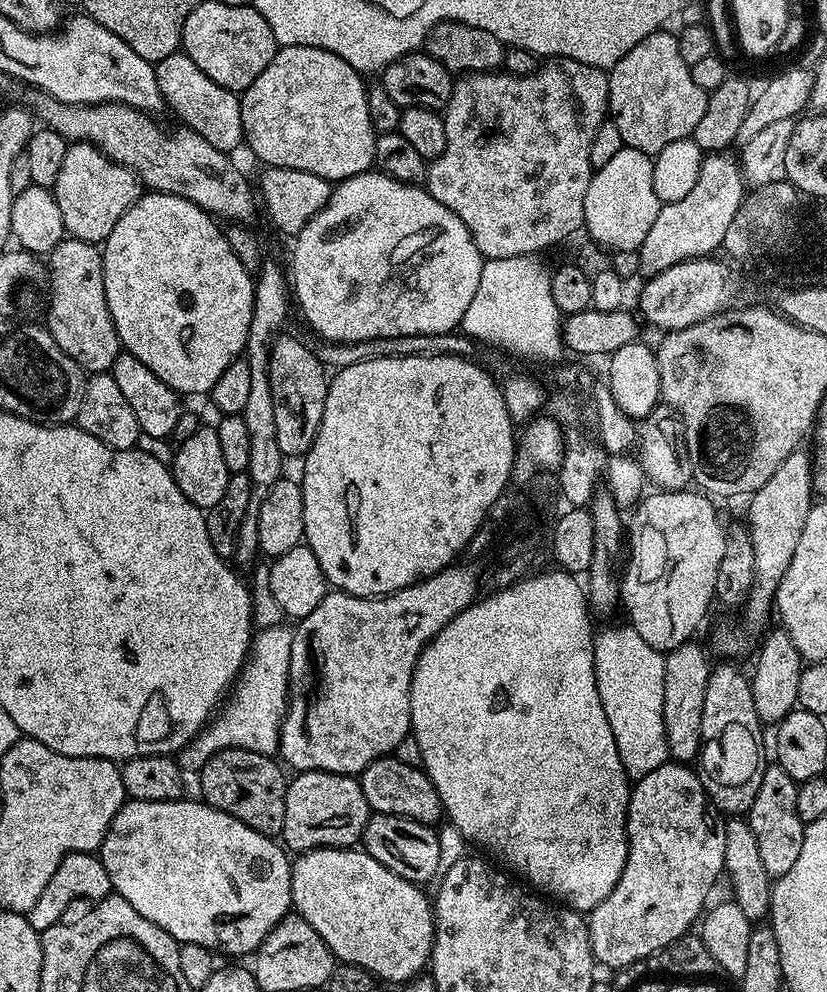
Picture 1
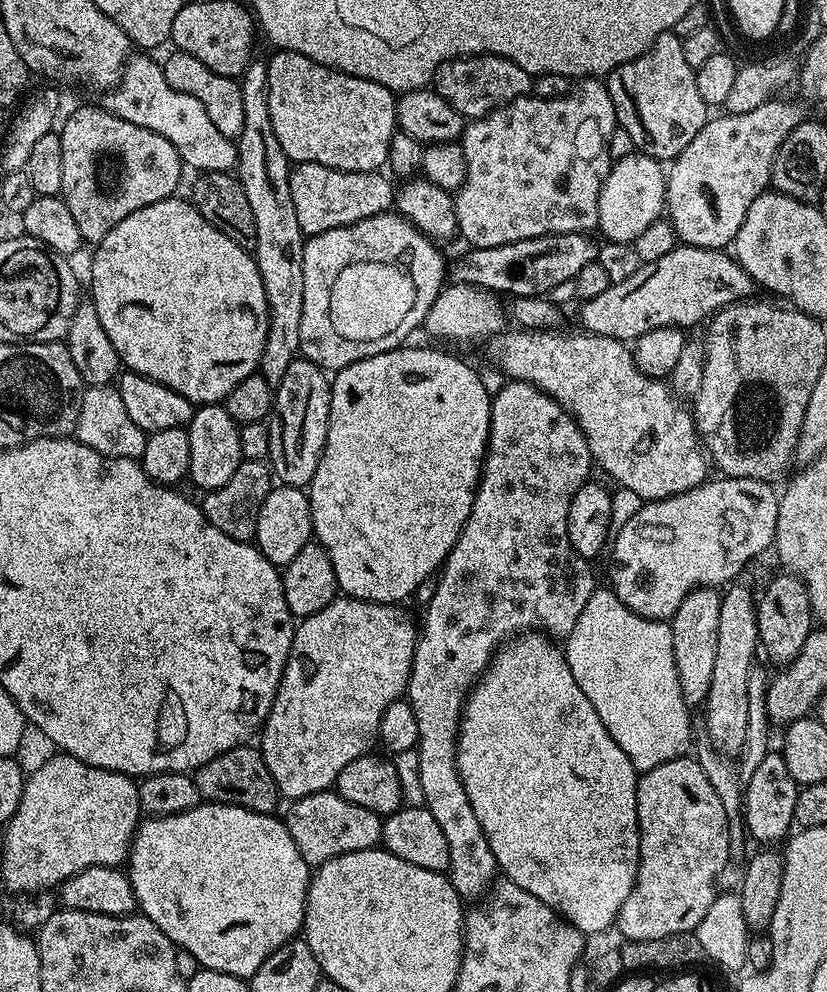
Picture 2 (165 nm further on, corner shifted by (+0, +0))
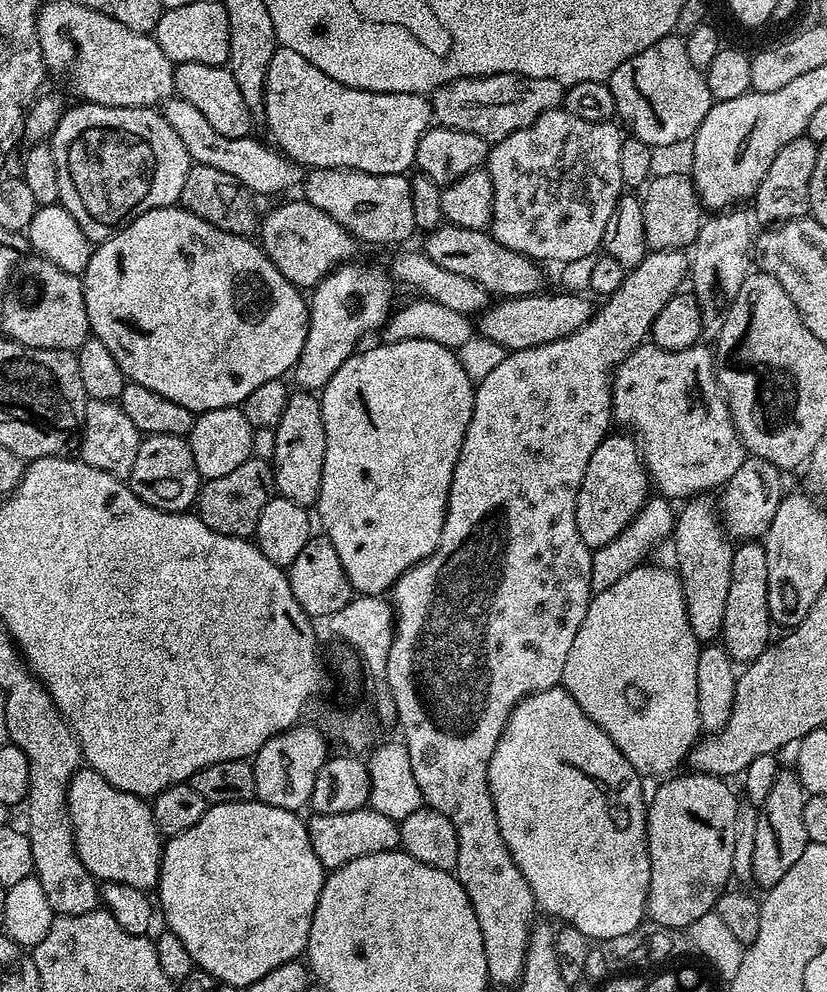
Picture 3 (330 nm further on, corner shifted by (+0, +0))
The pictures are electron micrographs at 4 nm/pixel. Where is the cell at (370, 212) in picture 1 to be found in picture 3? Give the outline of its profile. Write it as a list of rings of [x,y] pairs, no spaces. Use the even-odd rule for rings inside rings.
[[[356,262],[340,265],[325,276],[310,292],[306,346],[294,369],[295,387],[300,390],[322,390],[326,382],[361,347],[360,339],[384,327],[393,311],[394,281],[380,268],[360,268]]]

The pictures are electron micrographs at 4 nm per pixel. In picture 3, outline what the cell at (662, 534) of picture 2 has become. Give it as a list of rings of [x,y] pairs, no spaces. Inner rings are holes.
[[[748,456],[742,462],[742,466],[734,470],[734,478],[728,480],[718,496],[718,511],[722,517],[724,531],[733,541],[756,542],[768,531],[780,505],[780,476],[781,469],[766,462],[766,458],[757,456]]]

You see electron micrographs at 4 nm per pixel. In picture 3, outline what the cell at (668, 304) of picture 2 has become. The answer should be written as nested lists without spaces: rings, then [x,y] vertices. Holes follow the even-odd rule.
[[[559,294],[560,296],[514,296],[489,303],[478,316],[478,332],[481,337],[496,342],[508,352],[517,352],[523,348],[533,348],[536,344],[545,344],[561,340],[574,334],[588,323],[594,315],[594,305],[580,294]]]

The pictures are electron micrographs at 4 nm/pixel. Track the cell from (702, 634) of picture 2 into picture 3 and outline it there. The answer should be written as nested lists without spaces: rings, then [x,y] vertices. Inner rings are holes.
[[[701,494],[689,499],[681,508],[675,521],[675,567],[678,569],[680,585],[684,588],[686,618],[696,640],[712,642],[720,636],[722,618],[726,614],[726,594],[730,591],[734,544],[724,531],[717,501],[711,495]]]

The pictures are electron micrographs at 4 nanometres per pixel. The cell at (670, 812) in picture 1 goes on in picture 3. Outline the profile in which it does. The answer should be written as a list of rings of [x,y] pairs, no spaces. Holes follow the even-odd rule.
[[[689,771],[688,776],[673,775],[671,778],[665,779],[656,788],[656,793],[651,793],[650,799],[646,804],[648,814],[648,853],[650,854],[650,890],[648,891],[648,911],[647,919],[654,924],[662,926],[670,926],[671,928],[679,928],[687,930],[694,922],[698,922],[698,918],[702,918],[702,914],[713,911],[716,901],[722,892],[725,891],[727,880],[733,879],[732,875],[732,859],[734,858],[734,826],[736,825],[736,805],[738,797],[727,788],[725,781],[718,776],[705,776],[702,772]]]

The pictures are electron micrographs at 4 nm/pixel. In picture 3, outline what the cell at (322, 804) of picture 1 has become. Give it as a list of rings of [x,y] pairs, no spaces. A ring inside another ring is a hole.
[[[371,806],[346,814],[312,814],[309,817],[306,823],[310,846],[314,846],[314,854],[318,854],[318,862],[322,862],[326,870],[341,868],[346,862],[354,862],[354,858],[366,858],[366,854],[394,852],[400,848],[399,823]]]

